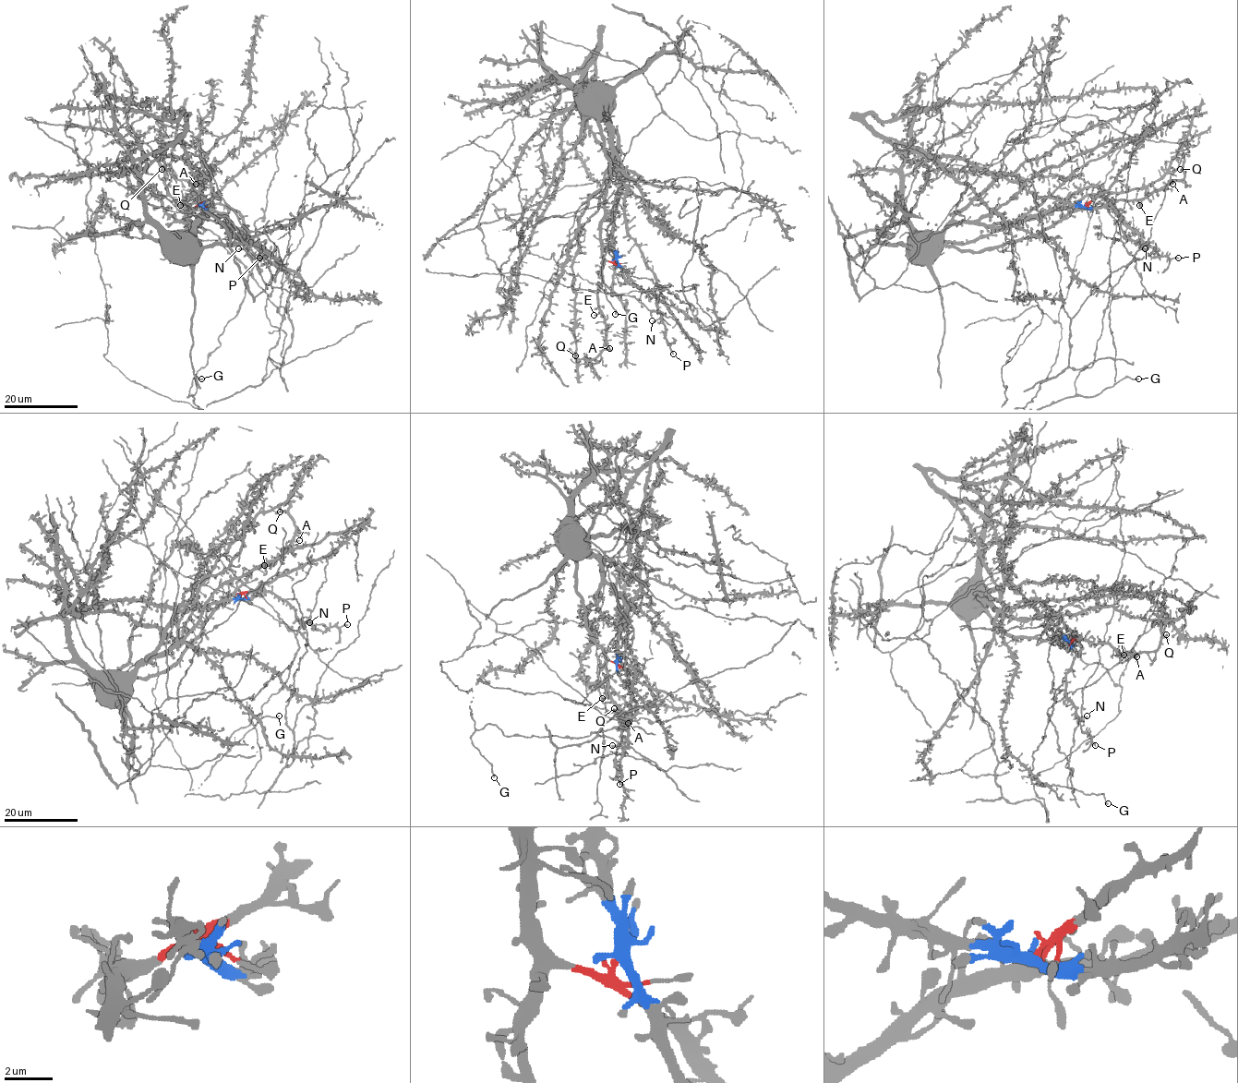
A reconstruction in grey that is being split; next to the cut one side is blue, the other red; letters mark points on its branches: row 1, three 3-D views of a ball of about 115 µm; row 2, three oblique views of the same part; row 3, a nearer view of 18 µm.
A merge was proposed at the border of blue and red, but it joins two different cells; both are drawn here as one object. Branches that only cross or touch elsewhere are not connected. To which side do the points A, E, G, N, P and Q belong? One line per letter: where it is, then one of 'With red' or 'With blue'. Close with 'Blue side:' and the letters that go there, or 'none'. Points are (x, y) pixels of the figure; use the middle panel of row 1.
A: Place: (609, 348). With red
E: Place: (594, 315). With red
G: Place: (615, 314). With red
N: Place: (652, 320). With blue
P: Place: (673, 354). With blue
Q: Place: (575, 355). With red
Blue side: N, P

